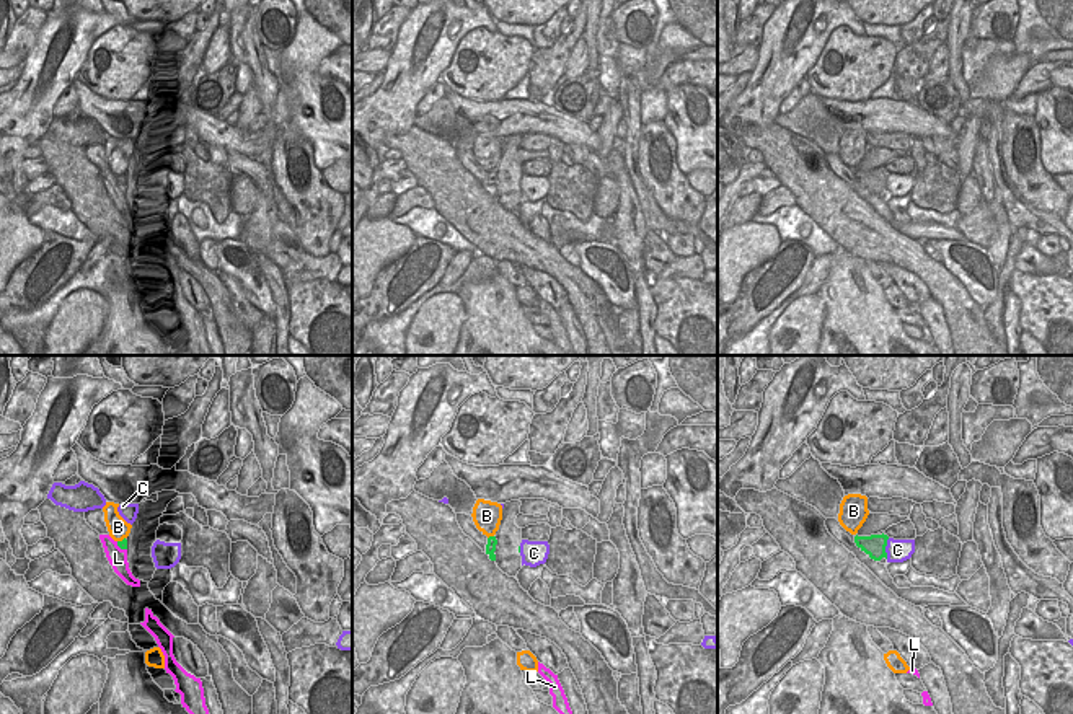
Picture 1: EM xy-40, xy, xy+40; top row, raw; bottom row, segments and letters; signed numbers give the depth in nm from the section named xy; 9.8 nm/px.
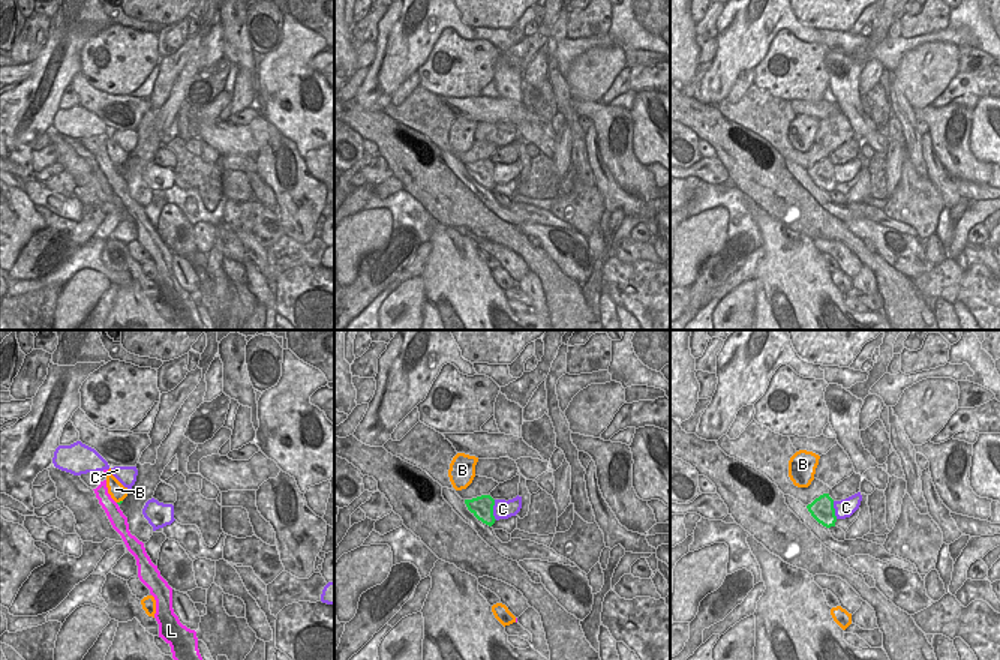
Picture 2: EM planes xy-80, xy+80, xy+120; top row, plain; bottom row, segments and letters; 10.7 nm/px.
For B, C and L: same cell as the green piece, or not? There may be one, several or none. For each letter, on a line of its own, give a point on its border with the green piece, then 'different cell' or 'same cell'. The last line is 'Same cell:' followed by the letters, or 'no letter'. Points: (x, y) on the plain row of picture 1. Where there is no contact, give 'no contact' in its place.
B: xy (490, 171) | different cell
C: xy+40 (884, 183) | different cell
L: xy-40 (121, 183) | different cell
Same cell: no letter

